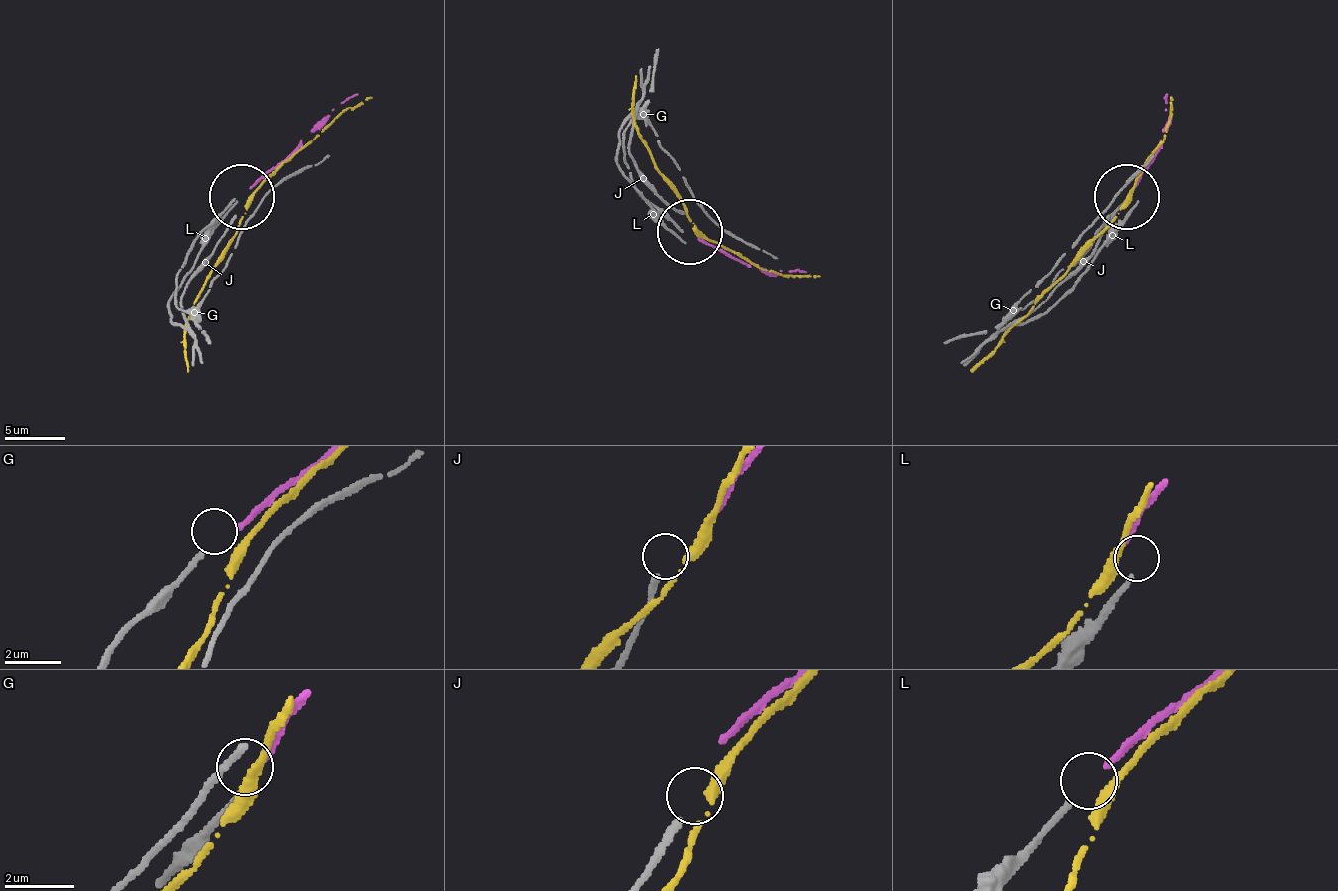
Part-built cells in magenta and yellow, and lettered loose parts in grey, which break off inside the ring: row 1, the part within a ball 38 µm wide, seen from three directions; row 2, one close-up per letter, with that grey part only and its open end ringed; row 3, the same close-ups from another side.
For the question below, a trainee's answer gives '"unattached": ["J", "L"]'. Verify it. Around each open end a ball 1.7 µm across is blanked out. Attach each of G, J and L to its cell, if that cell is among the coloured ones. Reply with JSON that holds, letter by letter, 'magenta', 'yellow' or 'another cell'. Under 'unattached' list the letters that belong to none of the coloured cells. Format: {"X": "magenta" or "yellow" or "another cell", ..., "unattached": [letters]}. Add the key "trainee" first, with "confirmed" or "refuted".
{"trainee": "confirmed", "G": "magenta", "J": "another cell", "L": "another cell", "unattached": ["J", "L"]}

